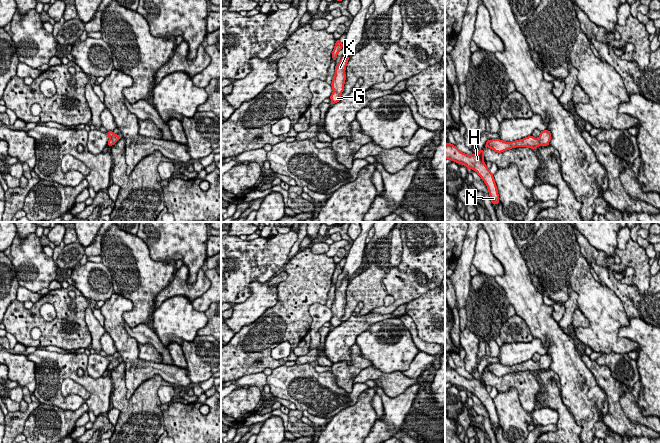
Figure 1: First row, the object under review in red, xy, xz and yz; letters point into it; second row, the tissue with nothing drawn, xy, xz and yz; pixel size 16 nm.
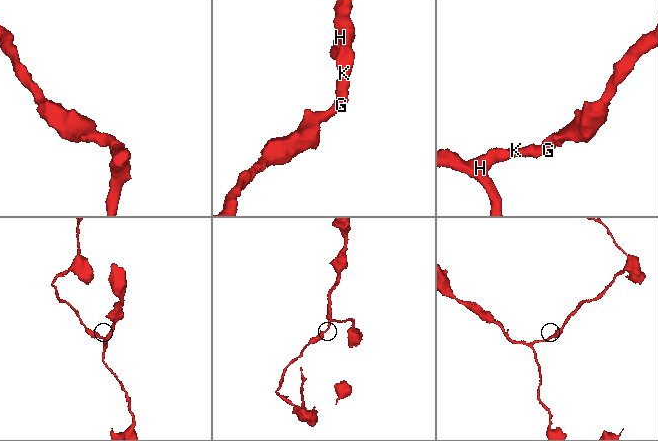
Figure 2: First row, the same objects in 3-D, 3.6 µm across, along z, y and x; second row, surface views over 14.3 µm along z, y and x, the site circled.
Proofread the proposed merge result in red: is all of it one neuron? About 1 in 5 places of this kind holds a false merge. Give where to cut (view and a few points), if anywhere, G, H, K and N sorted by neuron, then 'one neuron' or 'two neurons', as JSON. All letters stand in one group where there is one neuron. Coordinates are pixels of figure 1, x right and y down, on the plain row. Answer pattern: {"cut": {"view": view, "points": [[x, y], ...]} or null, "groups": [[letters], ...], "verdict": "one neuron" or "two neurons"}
{"cut": null, "groups": [["G", "H", "K", "N"]], "verdict": "one neuron"}

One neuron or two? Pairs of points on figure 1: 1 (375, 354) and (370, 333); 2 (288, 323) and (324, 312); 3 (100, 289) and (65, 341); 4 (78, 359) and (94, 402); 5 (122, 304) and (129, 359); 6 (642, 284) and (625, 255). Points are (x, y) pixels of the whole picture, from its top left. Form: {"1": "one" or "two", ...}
{"1": "one", "2": "two", "3": "two", "4": "one", "5": "one", "6": "one"}

